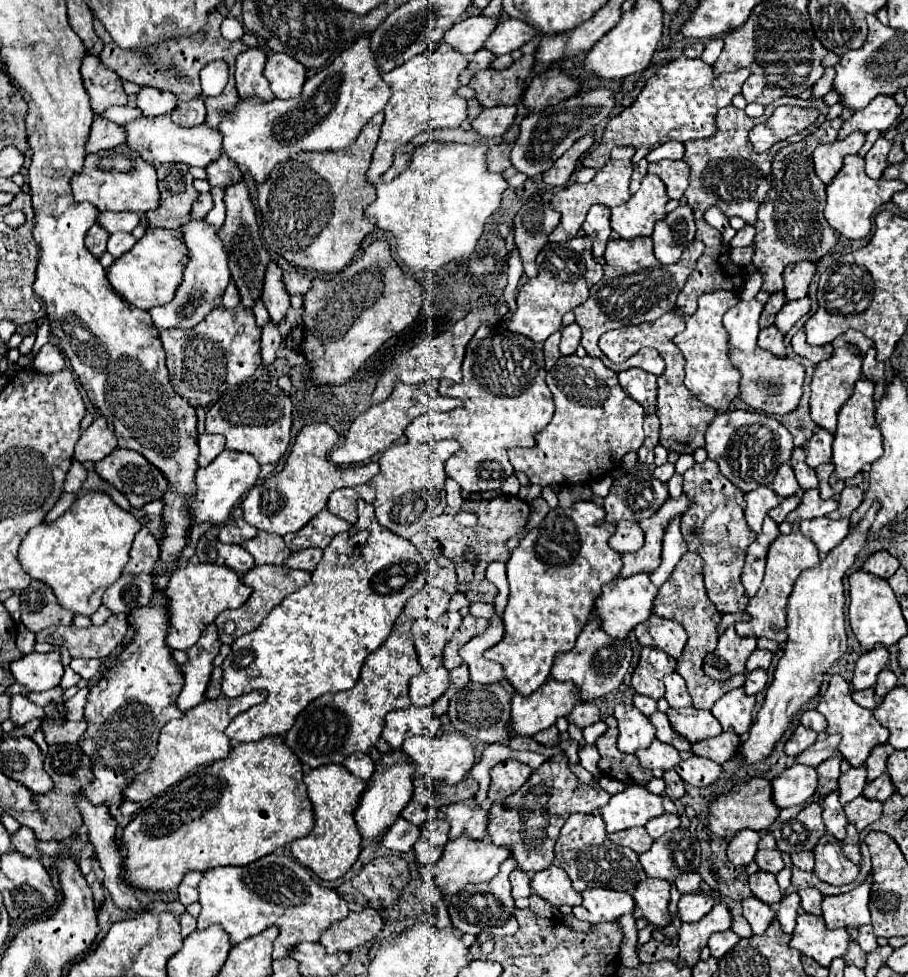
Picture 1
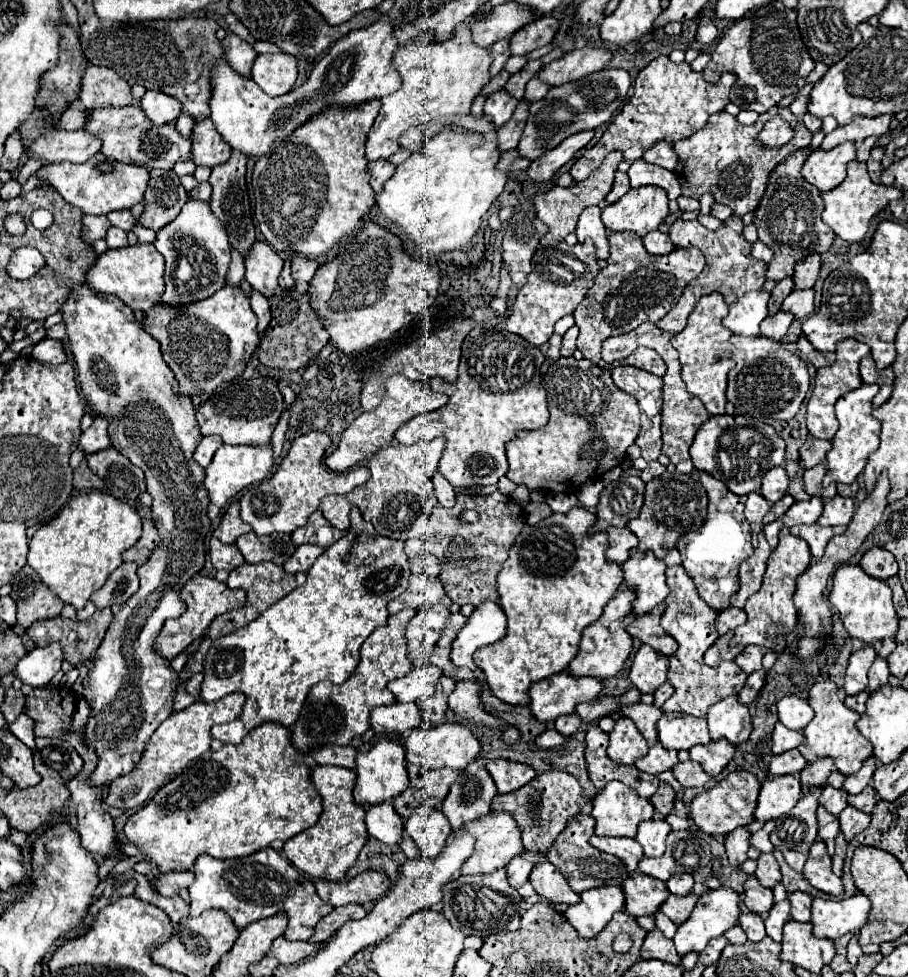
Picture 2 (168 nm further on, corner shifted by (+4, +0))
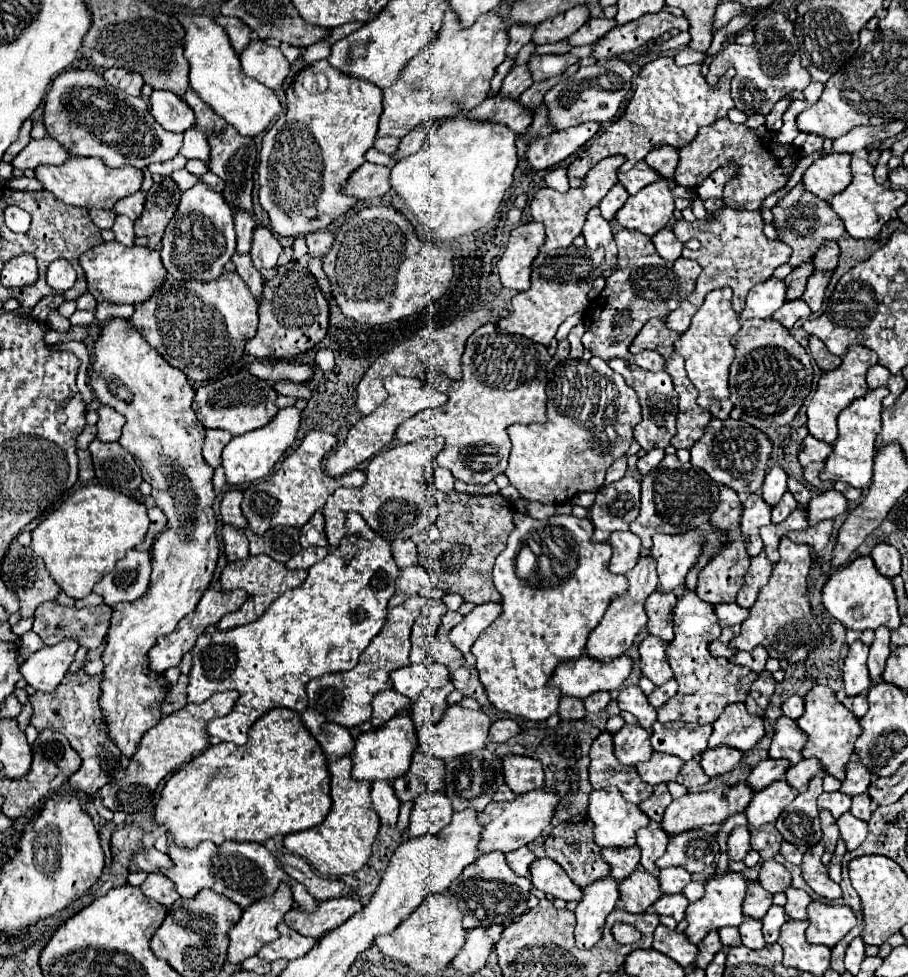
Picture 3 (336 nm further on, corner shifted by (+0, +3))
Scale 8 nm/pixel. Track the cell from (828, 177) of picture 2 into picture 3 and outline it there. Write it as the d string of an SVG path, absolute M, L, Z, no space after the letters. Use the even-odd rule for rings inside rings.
M828 154L824 158L818 158L810 164L810 168L804 172L804 186L812 194L816 194L822 200L830 200L830 196L842 192L852 182L850 172L850 154Z

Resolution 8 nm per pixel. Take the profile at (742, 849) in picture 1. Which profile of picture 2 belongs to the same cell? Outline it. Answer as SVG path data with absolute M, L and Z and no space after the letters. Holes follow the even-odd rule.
M736 827L734 831L730 831L730 835L726 835L724 847L726 847L726 855L728 855L730 865L738 867L748 859L746 857L746 851L750 849L748 837L750 837L750 831L746 827Z

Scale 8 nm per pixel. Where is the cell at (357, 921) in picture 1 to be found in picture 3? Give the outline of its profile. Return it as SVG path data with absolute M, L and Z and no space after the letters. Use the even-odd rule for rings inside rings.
M350 896L332 898L332 900L326 900L326 902L320 902L318 910L310 916L292 908L286 914L286 924L290 928L294 928L296 932L300 932L302 936L320 938L322 934L326 934L326 932L338 928L340 924L344 924L350 916L354 916L360 910L362 910L362 904L356 898L350 898Z

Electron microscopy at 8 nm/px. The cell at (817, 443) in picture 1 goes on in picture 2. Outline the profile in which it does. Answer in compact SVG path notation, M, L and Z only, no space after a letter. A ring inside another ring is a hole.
M808 437L804 447L800 449L800 461L804 465L804 469L810 469L818 463L822 463L826 459L826 453L830 451L830 441L822 441L822 439L814 439L814 437Z

